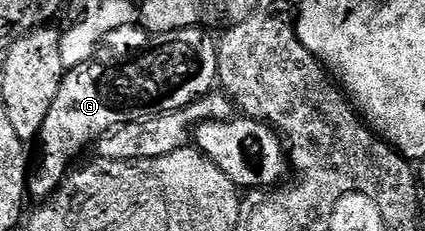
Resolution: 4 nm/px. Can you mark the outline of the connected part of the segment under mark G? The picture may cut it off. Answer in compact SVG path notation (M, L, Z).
M196 27L173 31L162 38L163 45L113 67L88 63L66 70L57 99L37 138L43 154L39 166L30 170L28 194L32 198L43 197L39 199L54 197L59 186L68 180L71 160L81 156L90 145L92 148L112 129L183 109L208 96L219 79L219 47L216 38L211 38L205 30Z

